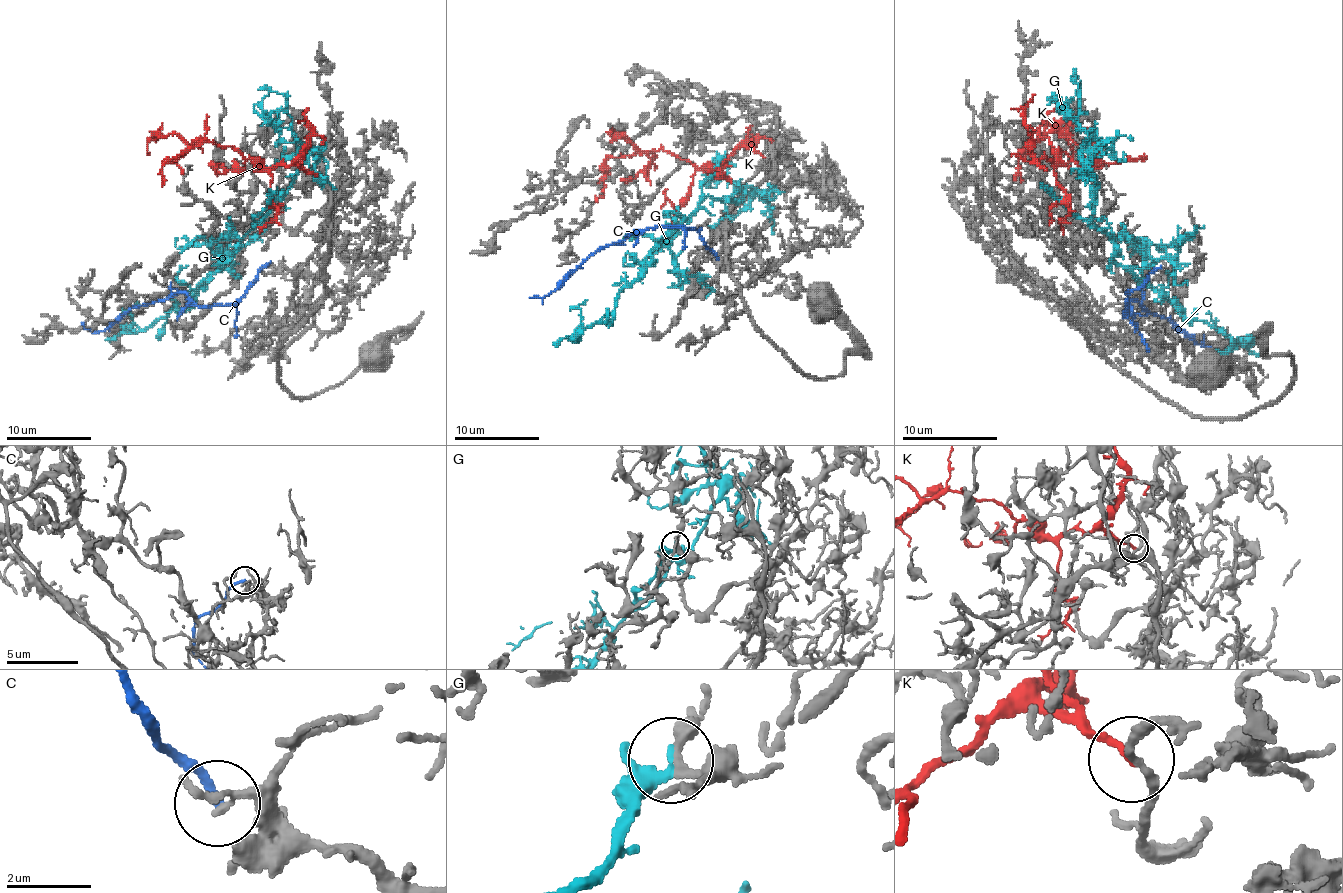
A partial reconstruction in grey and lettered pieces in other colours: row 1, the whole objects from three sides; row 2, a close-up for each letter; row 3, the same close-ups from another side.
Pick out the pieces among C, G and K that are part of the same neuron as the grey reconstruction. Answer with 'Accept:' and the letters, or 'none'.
Accept: G

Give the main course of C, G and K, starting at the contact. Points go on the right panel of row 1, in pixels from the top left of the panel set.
C: (1161, 268), (1127, 299), (1123, 315), (1127, 306), (1137, 301), (1203, 346), (1203, 334)
G: (1042, 185), (1078, 218), (1097, 225), (1113, 244), (1118, 263), (1189, 320), (1220, 330), (1237, 344), (1206, 313)
K: (1047, 170), (1035, 159), (1056, 161), (1059, 154), (1037, 132), (1040, 137), (1047, 123), (1089, 128), (1094, 147)

